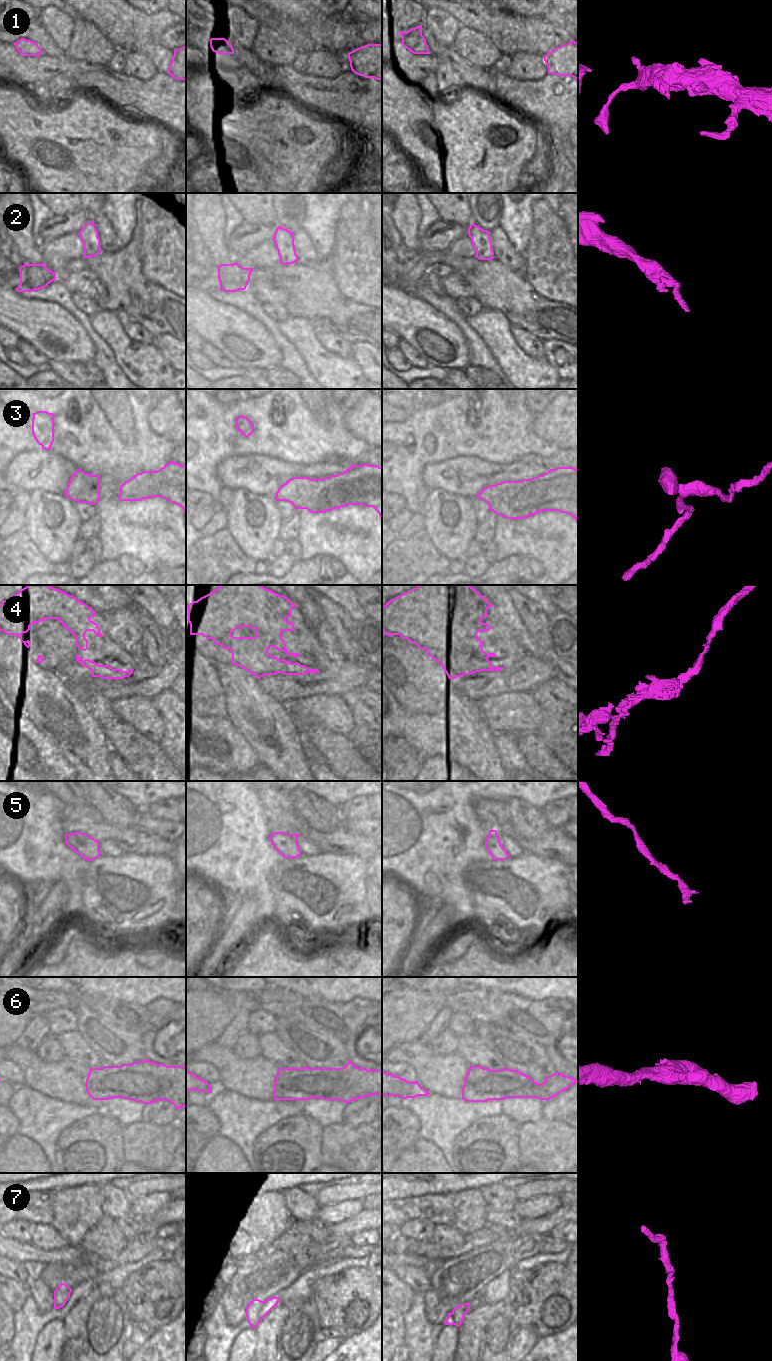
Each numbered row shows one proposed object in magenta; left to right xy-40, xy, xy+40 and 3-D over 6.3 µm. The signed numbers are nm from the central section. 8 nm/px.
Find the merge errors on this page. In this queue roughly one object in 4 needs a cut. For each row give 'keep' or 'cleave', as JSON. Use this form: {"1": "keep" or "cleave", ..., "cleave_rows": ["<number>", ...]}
{"1": "keep", "2": "cleave", "3": "keep", "4": "cleave", "5": "keep", "6": "keep", "7": "keep", "cleave_rows": ["2", "4"]}

